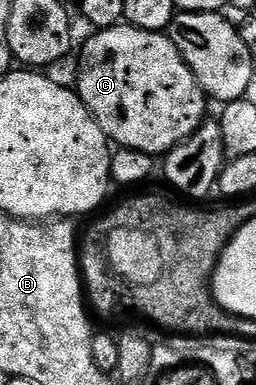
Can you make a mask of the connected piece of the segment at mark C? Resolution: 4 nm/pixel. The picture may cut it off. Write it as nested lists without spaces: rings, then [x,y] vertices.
[[[118,24],[94,35],[81,50],[75,89],[110,143],[164,156],[206,121],[207,95],[168,33]]]

